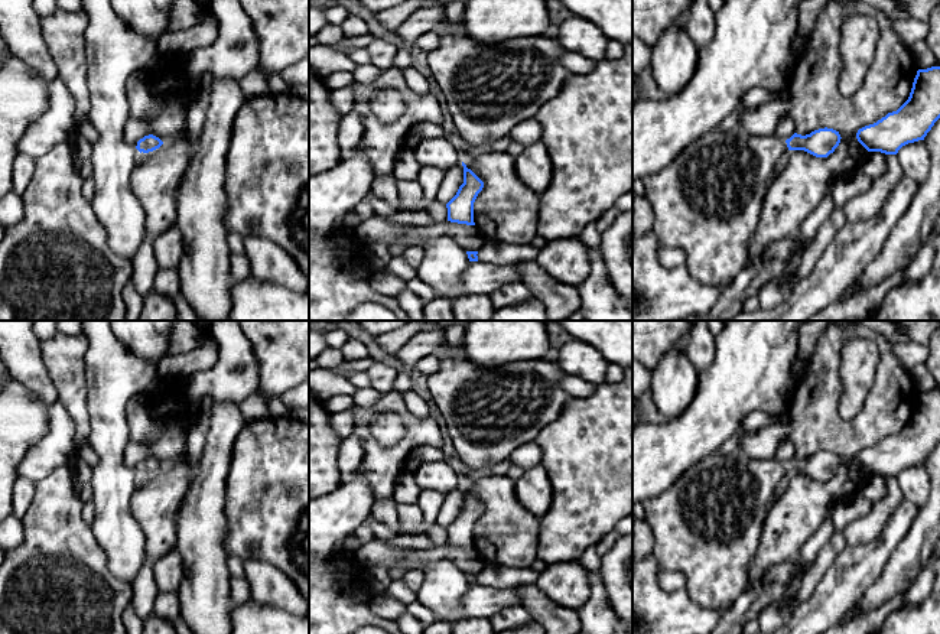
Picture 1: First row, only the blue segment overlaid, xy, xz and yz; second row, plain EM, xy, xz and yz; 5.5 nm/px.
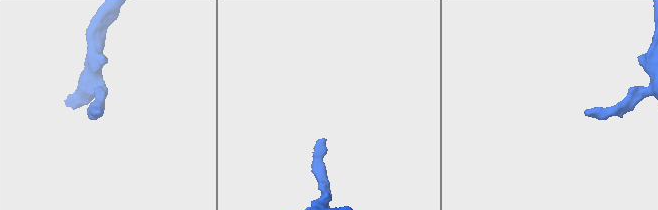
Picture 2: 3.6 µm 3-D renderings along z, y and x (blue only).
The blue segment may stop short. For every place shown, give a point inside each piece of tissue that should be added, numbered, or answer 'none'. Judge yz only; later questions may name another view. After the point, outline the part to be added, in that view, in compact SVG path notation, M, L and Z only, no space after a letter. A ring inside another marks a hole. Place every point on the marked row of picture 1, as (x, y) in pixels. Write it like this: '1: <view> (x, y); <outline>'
1: yz (708, 201); M741 127L726 133L713 129L686 146L664 169L643 181L644 195L654 214L653 231L660 246L683 248L687 256L684 266L697 283L728 286L749 261L749 243L758 228L765 192L775 176L777 162L787 153L785 140L775 134L752 136Z

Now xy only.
none

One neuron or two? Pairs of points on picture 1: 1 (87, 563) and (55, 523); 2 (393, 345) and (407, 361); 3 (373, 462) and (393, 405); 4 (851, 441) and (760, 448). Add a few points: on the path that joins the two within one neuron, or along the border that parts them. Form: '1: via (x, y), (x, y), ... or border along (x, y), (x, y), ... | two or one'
1: via (77, 553), (57, 533) | one
2: border along (413, 335), (393, 353) | two
3: via (370, 445), (363, 432), (363, 420), (376, 409) | one
4: border along (787, 415), (790, 435) | two

